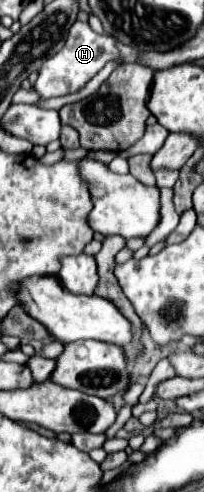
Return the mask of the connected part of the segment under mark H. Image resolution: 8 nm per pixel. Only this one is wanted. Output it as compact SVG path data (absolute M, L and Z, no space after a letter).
M75 22L69 30L69 36L63 44L63 48L47 58L47 62L43 62L41 70L39 70L39 78L35 82L35 90L41 94L43 100L53 98L53 96L65 96L65 94L73 94L77 90L81 90L107 62L121 58L115 40L107 34L99 36L95 34L87 22Z

